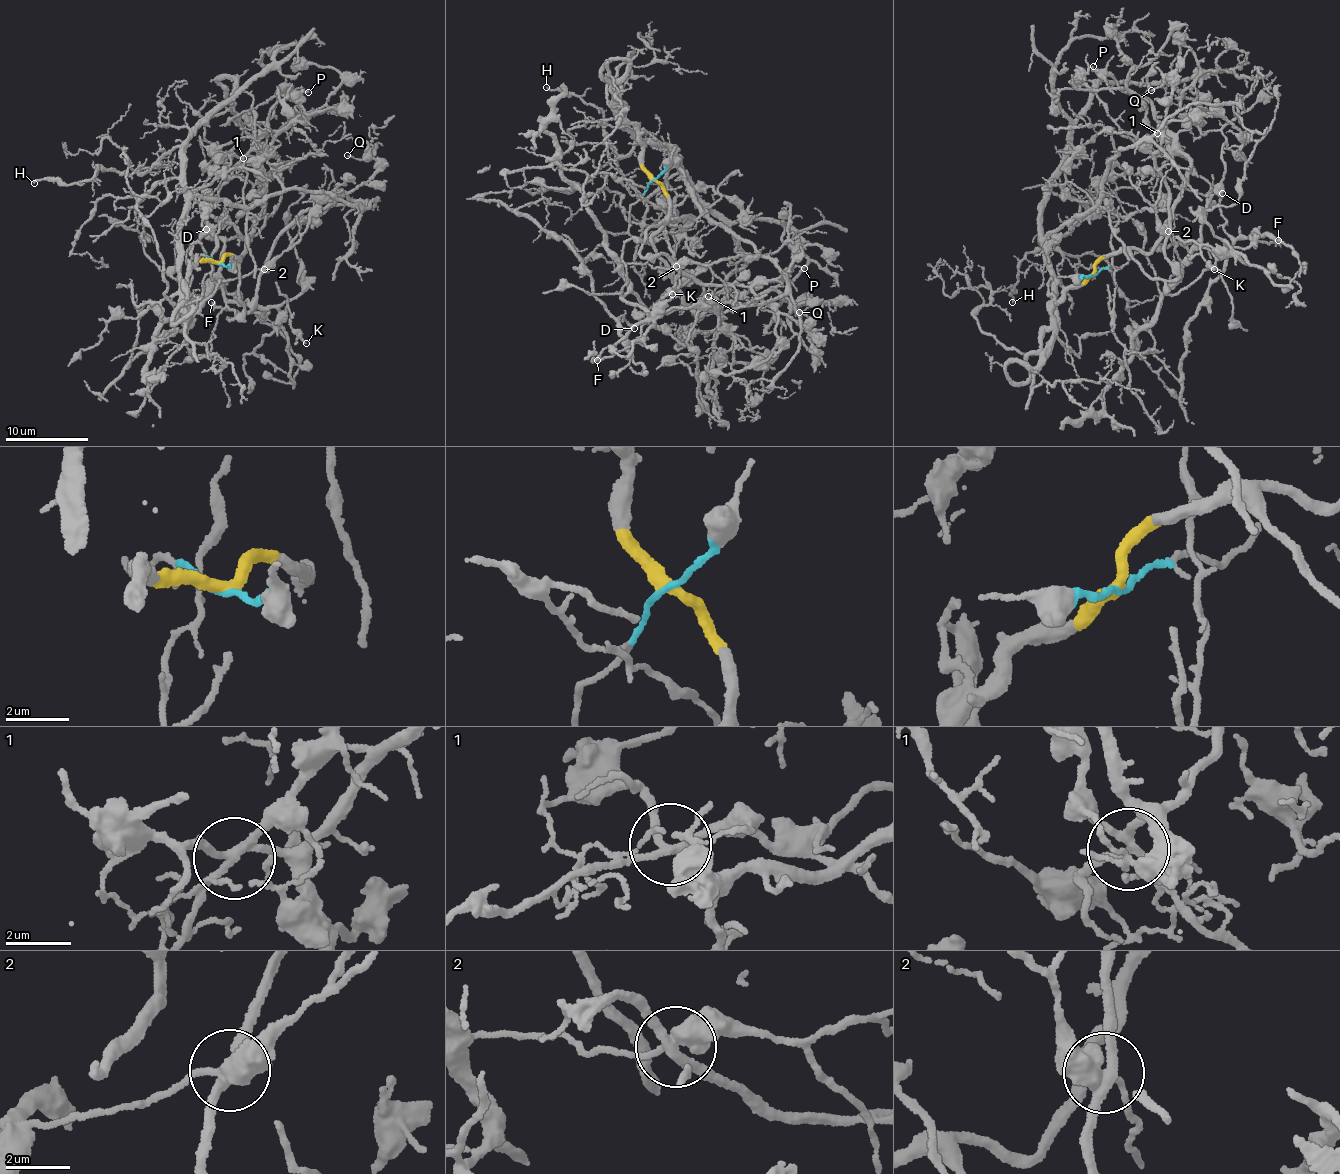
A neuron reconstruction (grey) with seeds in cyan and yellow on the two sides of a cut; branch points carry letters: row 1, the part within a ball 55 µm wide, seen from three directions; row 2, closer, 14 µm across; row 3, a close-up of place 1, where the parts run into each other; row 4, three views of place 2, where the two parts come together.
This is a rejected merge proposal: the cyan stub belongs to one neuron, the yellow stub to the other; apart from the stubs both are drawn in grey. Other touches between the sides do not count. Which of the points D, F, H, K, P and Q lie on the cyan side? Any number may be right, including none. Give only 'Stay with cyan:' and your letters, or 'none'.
Stay with cyan: D, F, K, P

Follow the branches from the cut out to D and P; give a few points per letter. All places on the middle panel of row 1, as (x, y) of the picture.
D: (653, 180), (632, 205), (625, 231), (604, 232), (624, 299), (647, 313), (626, 350), (621, 315), (635, 329)
P: (653, 180), (625, 231), (606, 229), (604, 237), (647, 309), (642, 320), (804, 268)

